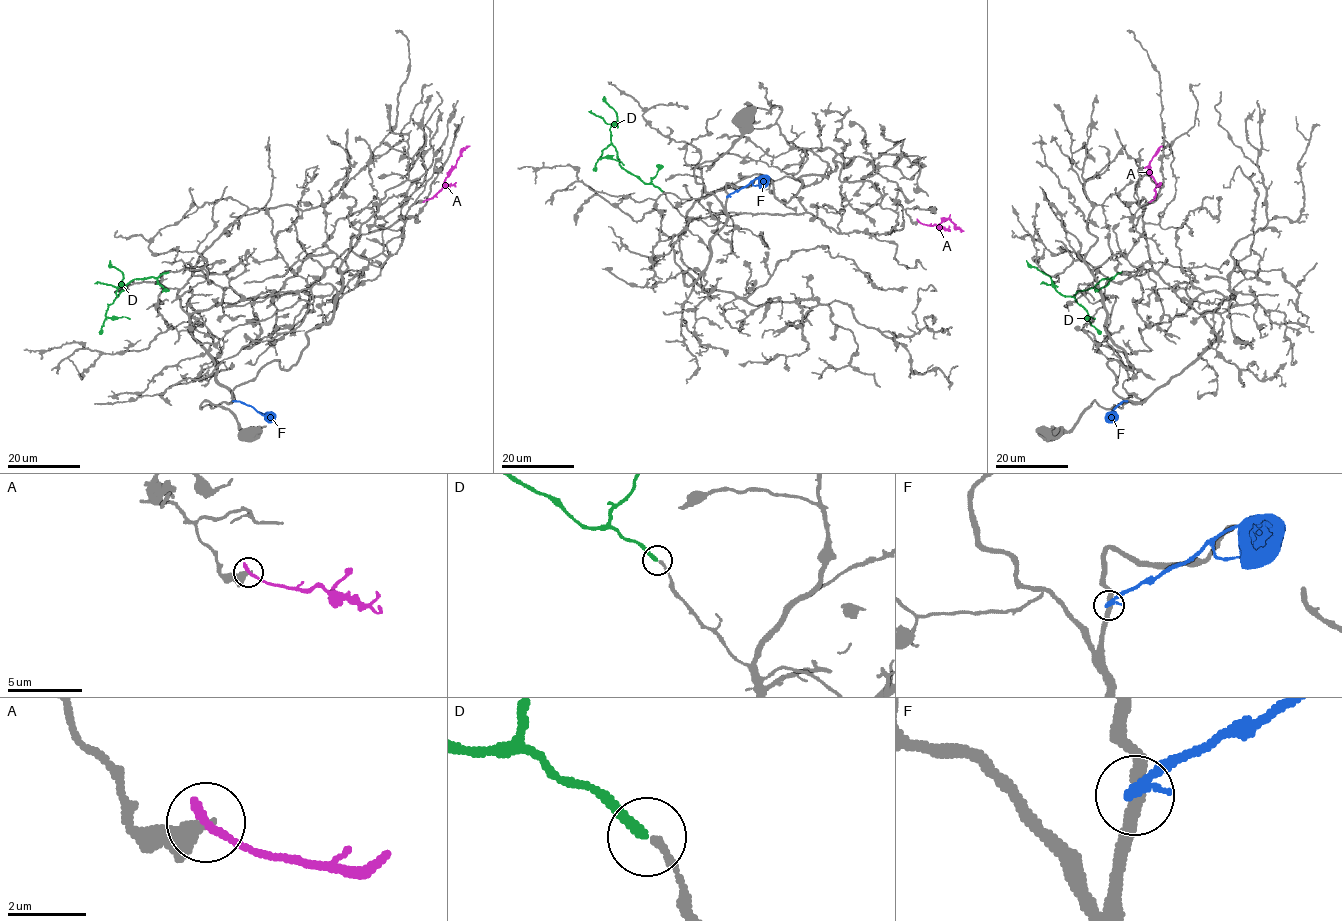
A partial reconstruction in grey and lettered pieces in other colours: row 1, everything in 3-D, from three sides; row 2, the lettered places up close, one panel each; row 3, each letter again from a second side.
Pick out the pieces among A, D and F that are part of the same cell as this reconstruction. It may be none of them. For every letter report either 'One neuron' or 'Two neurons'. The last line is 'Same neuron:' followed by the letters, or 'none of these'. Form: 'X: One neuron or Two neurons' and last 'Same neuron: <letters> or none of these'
A: Two neurons
D: One neuron
F: Two neurons
Same neuron: D

